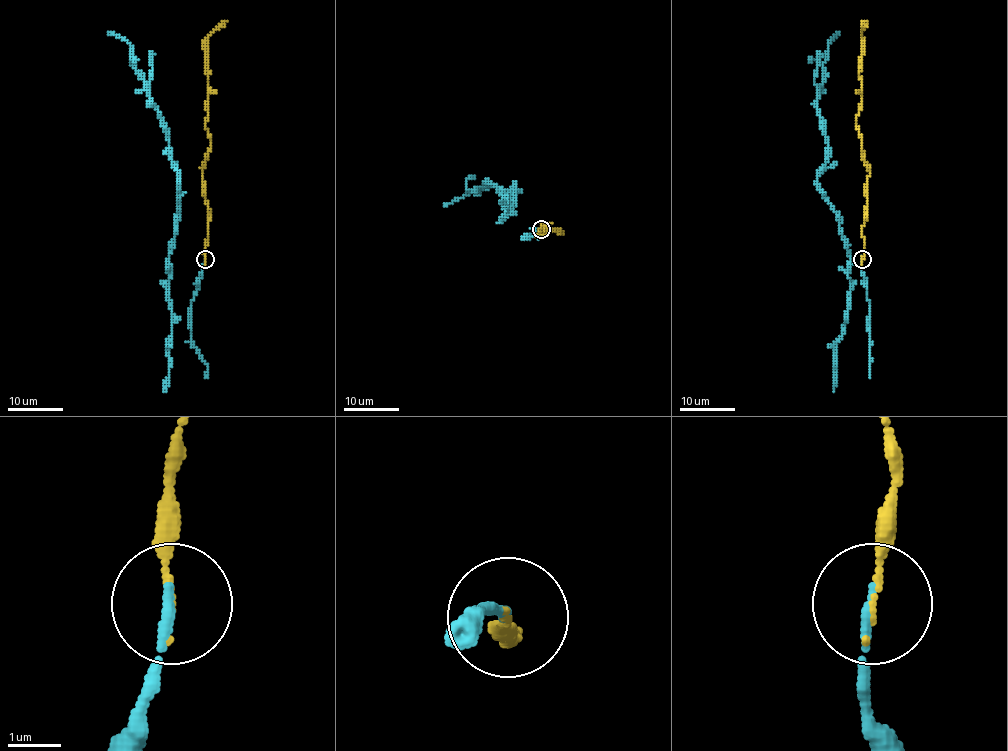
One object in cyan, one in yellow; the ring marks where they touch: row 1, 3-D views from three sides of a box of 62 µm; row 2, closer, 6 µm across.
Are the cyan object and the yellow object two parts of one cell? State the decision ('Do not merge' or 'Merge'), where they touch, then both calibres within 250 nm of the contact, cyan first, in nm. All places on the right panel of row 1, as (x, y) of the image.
Merge. Place: (862, 259). Thickness 200 nm (cyan) against 100 nm

